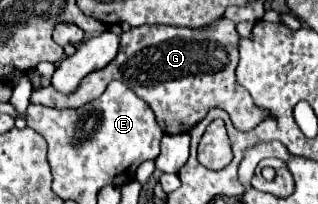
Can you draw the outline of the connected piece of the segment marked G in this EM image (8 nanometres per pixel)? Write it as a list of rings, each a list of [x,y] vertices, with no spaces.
[[[220,18],[200,30],[174,28],[174,26],[138,26],[122,34],[120,52],[116,54],[116,58],[106,68],[88,74],[72,94],[60,94],[54,86],[42,86],[38,92],[32,94],[30,102],[54,106],[54,108],[80,108],[90,100],[98,98],[112,80],[120,80],[128,88],[132,88],[152,108],[156,122],[164,130],[164,134],[190,132],[206,116],[210,108],[226,110],[230,114],[232,124],[236,124],[236,130],[248,132],[260,124],[262,110],[252,102],[248,90],[238,86],[234,80],[234,70],[238,64],[238,40],[240,36],[236,32],[236,24],[226,18]]]

